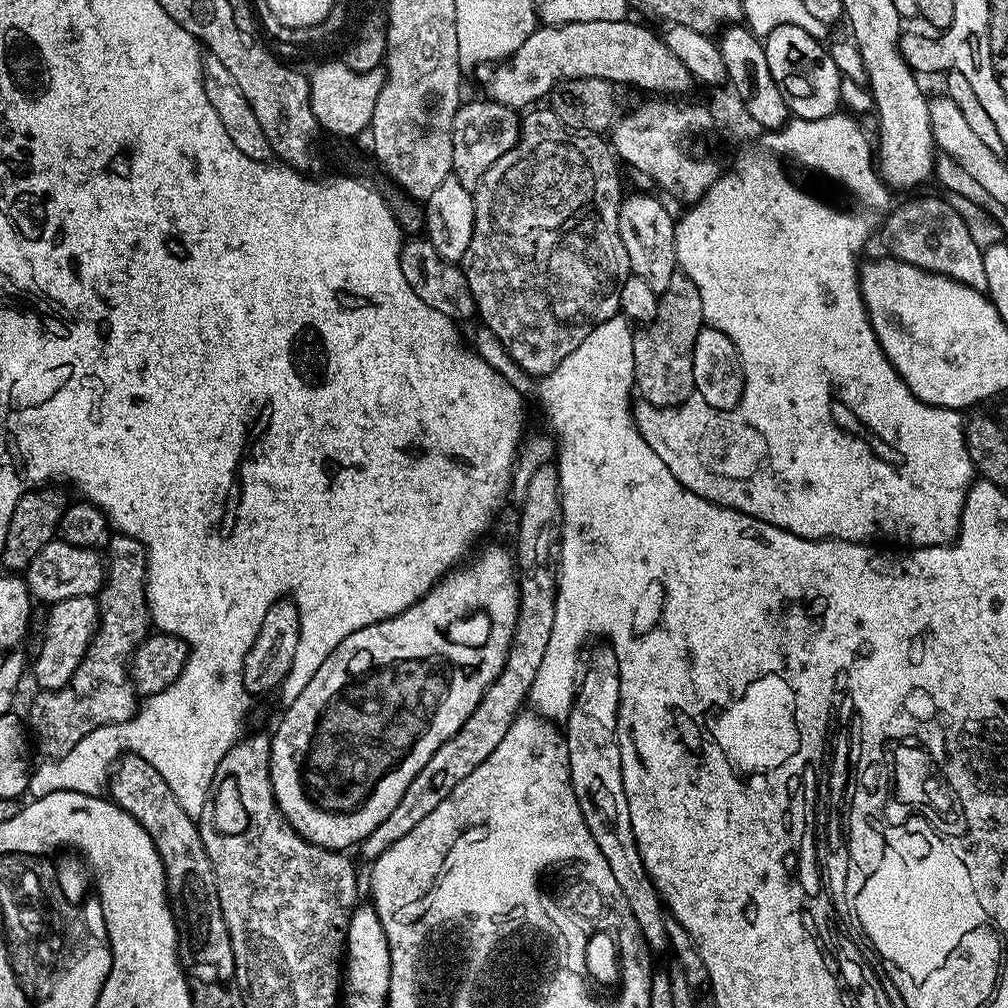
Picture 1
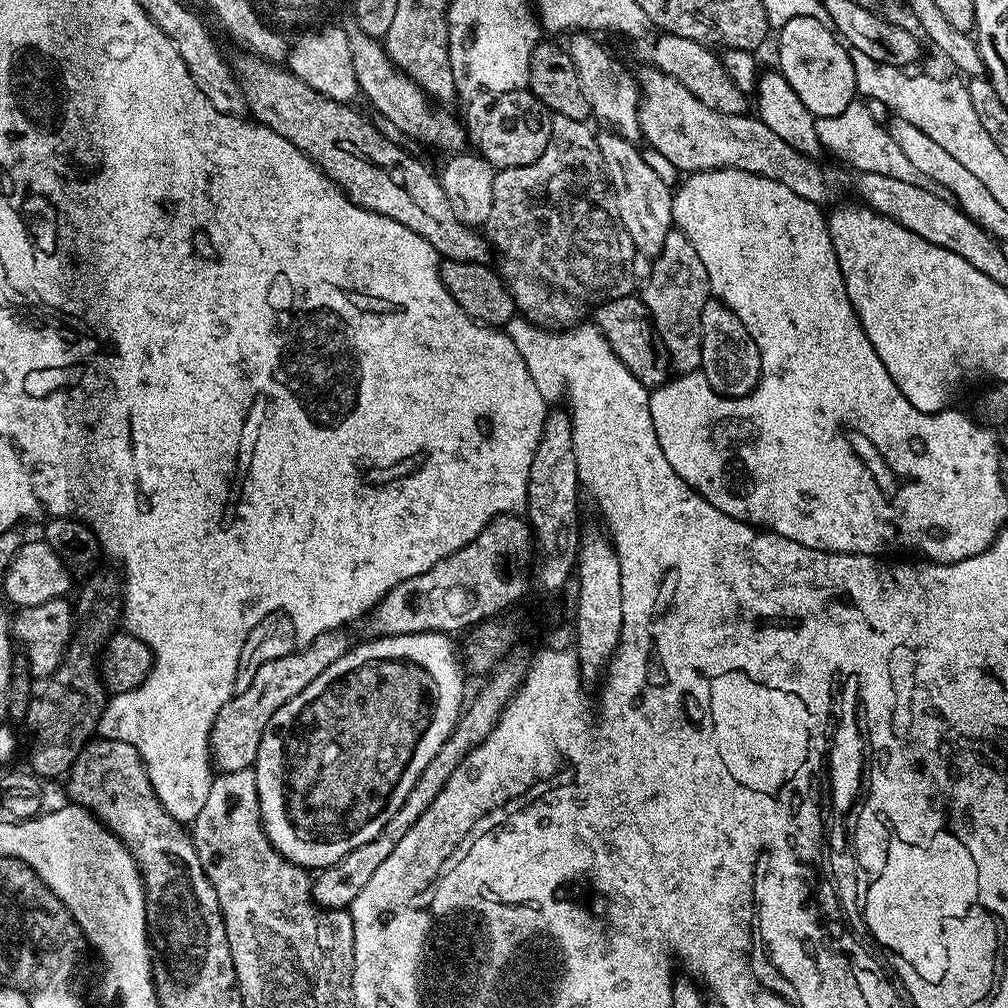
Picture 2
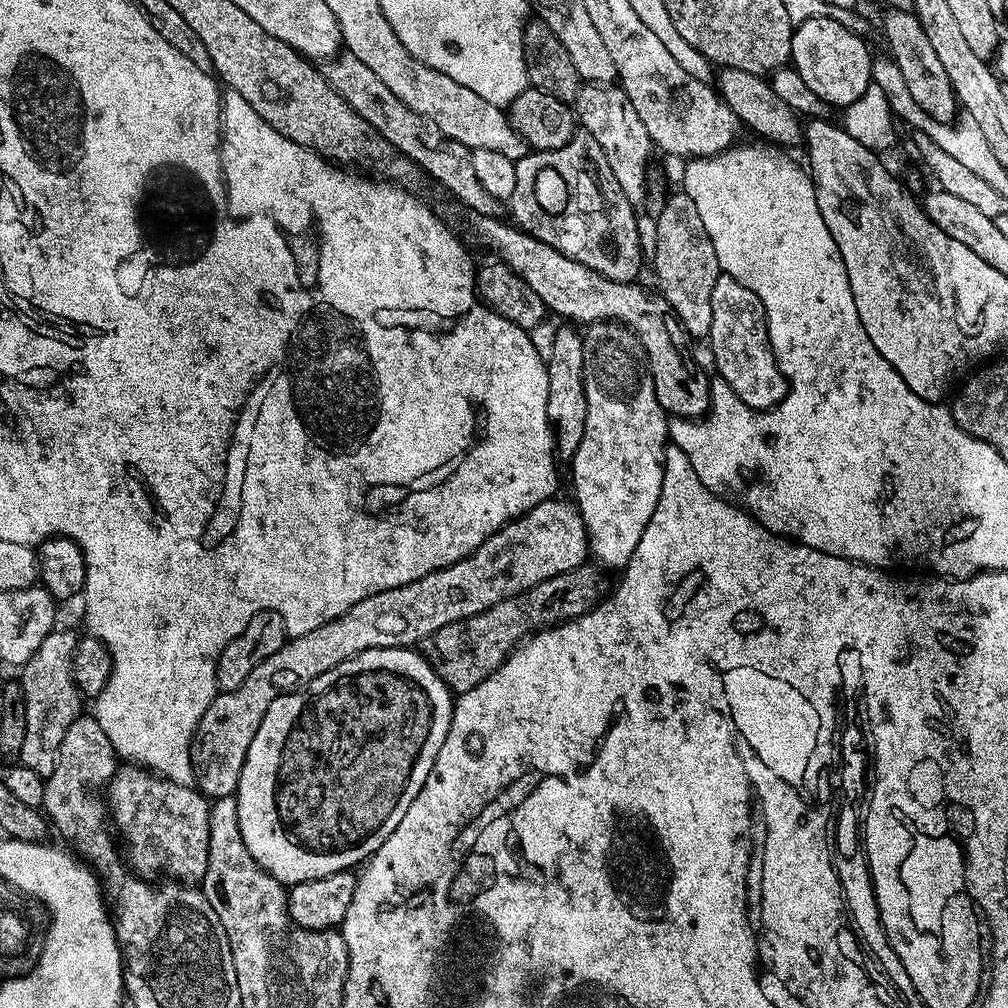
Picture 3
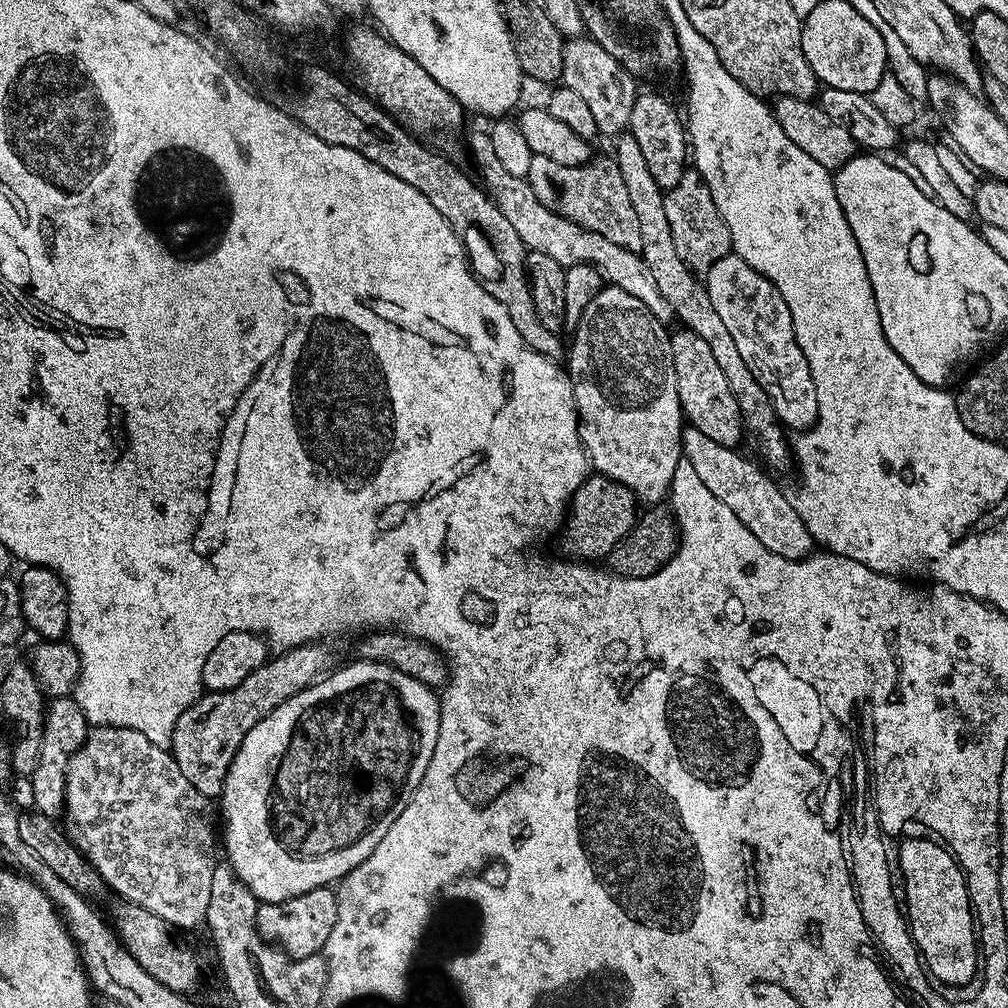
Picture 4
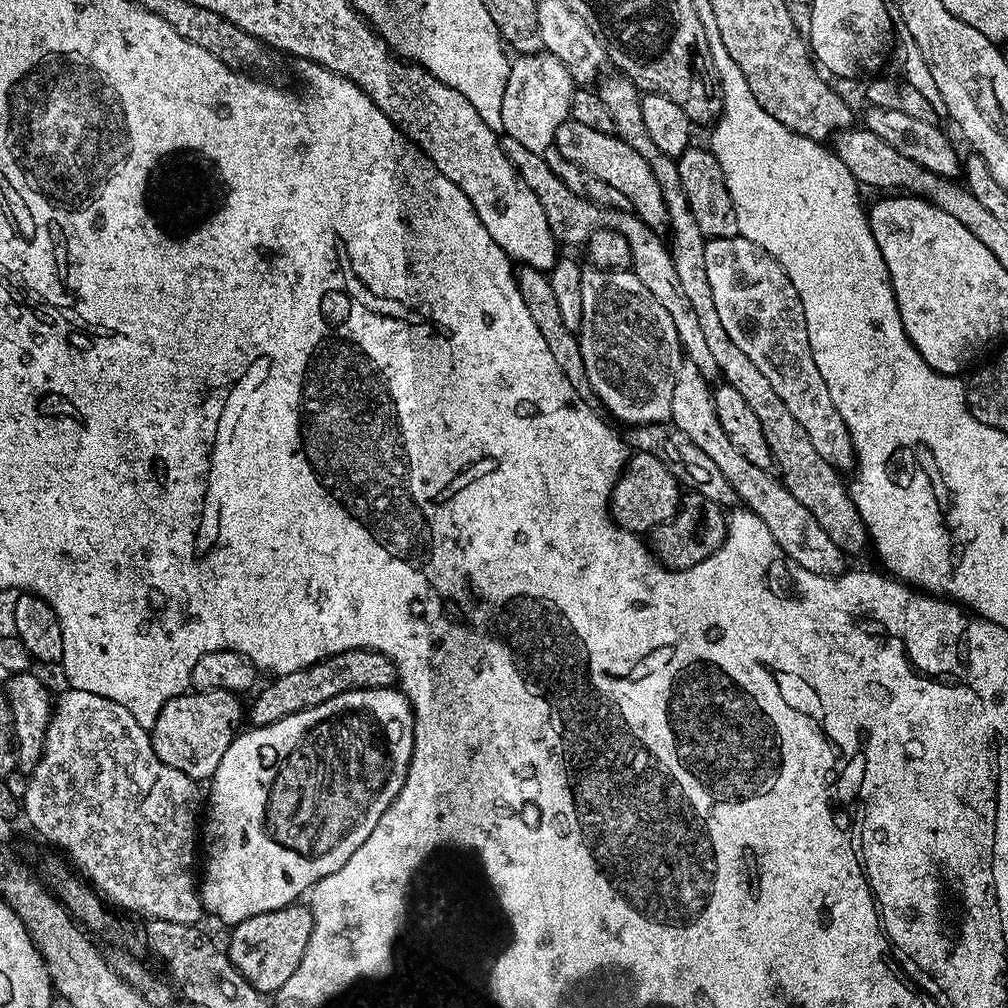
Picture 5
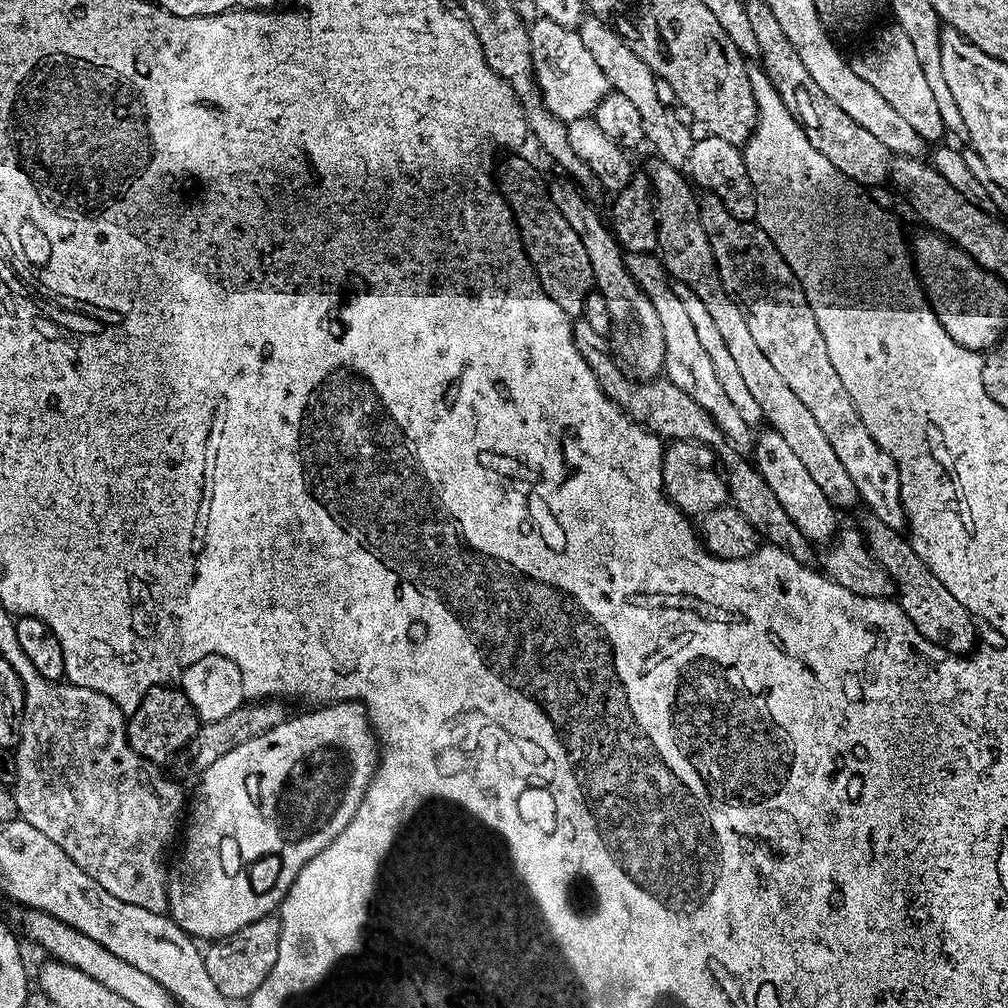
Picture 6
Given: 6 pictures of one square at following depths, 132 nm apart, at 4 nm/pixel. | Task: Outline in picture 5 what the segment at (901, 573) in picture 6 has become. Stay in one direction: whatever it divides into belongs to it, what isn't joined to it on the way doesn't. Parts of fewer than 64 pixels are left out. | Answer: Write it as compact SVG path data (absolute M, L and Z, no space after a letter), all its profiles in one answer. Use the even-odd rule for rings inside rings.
M678 166L675 168L656 168L654 178L658 178L658 186L662 186L662 198L666 202L668 211L668 228L672 232L670 236L670 251L674 270L678 270L678 282L682 282L682 292L686 298L690 298L690 307L694 315L698 317L698 323L702 325L702 334L706 338L706 346L712 351L714 362L718 362L718 370L723 383L734 386L742 398L746 398L750 410L754 410L758 422L762 425L762 434L766 438L766 446L770 446L772 463L784 489L814 518L818 518L818 526L834 538L834 542L845 554L860 552L869 547L868 531L858 514L858 510L852 501L852 493L847 483L840 481L841 473L810 446L810 438L798 422L794 422L794 414L786 410L786 402L774 394L774 386L770 386L766 374L746 358L746 353L738 346L730 334L722 327L722 321L718 310L714 307L714 293L710 291L710 281L706 274L706 250L704 249L705 237L702 230L698 230L698 222L694 220L694 210L690 210L690 202L686 198L686 190L682 190L682 178L678 178Z

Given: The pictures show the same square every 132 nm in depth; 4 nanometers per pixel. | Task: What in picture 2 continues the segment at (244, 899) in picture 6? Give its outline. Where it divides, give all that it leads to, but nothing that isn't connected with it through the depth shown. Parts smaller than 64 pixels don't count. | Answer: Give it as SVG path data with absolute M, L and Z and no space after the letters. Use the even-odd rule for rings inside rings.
M423 632L422 634L402 634L401 636L378 636L365 639L365 644L349 647L348 653L334 666L322 670L302 694L290 698L286 706L274 710L274 718L266 722L266 730L262 734L262 742L258 746L255 770L258 782L258 802L260 803L260 821L264 824L264 833L275 848L290 862L300 865L305 870L319 870L337 864L350 850L358 850L366 842L378 838L382 826L398 814L398 806L402 806L404 794L414 790L414 782L426 770L426 762L438 754L442 742L454 730L456 721L460 718L462 705L465 703L464 676L458 648L452 645L453 637L442 632Z

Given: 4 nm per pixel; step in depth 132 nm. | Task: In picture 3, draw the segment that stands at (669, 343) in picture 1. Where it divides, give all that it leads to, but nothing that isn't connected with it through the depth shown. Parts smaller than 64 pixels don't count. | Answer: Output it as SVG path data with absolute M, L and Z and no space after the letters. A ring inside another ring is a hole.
M676 190L667 197L657 222L657 252L654 259L656 265L656 280L660 283L659 295L664 297L669 309L674 313L675 319L692 336L707 337L712 325L712 291L714 282L720 277L720 263L718 254L714 254L714 246L706 234L706 226L702 226L702 218L698 218L698 206L683 190Z

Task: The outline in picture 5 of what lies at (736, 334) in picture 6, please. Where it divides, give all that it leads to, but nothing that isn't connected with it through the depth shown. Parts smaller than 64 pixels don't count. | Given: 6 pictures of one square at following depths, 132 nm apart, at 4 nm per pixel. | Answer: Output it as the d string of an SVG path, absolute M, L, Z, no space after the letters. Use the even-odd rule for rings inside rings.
M569 118L562 122L562 126L558 126L554 148L560 152L564 160L576 165L591 179L593 176L593 181L618 190L618 194L622 194L622 198L628 200L628 208L639 220L646 222L646 226L659 233L668 228L668 211L662 198L662 186L658 186L658 178L654 178L650 162L646 162L642 154L638 154L633 146L628 145L618 135L593 130L583 122Z

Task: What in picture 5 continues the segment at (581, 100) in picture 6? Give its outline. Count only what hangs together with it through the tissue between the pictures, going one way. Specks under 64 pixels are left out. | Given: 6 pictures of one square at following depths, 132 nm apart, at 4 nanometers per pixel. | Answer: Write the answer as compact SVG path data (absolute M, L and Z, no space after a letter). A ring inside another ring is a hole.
M546 51L535 52L532 56L517 55L515 59L508 69L506 90L502 94L502 132L504 136L514 138L514 142L522 142L526 150L544 154L555 145L558 126L562 126L562 122L569 119L574 81L568 67Z

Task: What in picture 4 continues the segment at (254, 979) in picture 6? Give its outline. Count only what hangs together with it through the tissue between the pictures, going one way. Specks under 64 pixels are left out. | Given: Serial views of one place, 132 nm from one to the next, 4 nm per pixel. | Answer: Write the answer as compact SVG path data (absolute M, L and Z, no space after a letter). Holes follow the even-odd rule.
M318 886L306 894L298 894L284 900L280 904L261 903L256 910L256 931L269 942L275 942L283 948L293 960L301 960L307 956L323 953L326 942L330 938L330 930L334 930L334 922L338 922L338 902L336 893L331 887Z

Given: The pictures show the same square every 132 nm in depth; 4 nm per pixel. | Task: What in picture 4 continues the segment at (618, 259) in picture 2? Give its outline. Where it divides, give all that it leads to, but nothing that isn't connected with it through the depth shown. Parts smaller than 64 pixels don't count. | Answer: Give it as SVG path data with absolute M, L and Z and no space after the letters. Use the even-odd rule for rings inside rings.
M537 156L532 161L530 183L536 197L548 207L555 208L561 216L572 220L586 230L597 232L602 238L606 238L626 250L639 252L642 238L638 234L638 217L634 214L634 206L630 206L630 193L626 191L626 182L622 178L615 159L599 160L599 158L593 158L588 163L578 166L558 166L558 162L550 162L550 158Z

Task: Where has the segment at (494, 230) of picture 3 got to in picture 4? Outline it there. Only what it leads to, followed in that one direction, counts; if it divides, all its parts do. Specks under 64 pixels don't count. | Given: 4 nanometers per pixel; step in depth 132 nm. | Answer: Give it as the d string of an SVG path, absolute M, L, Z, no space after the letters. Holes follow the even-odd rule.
M681 327L680 332L673 331L672 357L674 358L674 378L678 382L678 402L684 411L685 421L696 428L706 438L718 442L727 448L736 448L739 445L740 435L745 435L744 420L740 417L738 402L722 375L722 369L714 354L710 354L710 346L698 338L698 334L689 328Z

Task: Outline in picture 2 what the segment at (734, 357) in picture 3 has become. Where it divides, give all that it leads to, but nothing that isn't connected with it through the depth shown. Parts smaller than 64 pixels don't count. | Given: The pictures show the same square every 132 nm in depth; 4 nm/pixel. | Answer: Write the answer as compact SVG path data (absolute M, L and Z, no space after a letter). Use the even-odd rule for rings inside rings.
M710 298L700 315L700 345L702 362L699 371L702 379L715 390L719 396L739 398L749 396L760 380L760 355L758 346L750 338L746 326L725 304Z

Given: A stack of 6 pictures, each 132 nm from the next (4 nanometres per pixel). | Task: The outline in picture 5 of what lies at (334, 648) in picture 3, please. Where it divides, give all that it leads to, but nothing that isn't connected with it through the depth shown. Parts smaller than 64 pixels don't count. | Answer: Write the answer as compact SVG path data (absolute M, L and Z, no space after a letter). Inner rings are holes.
M636 452L612 487L610 515L616 527L633 534L651 533L653 528L675 516L679 510L682 499L679 483L677 473L664 461L649 452ZM209 688L207 690L189 690L183 696L170 698L162 706L154 726L150 729L154 754L166 762L166 766L174 766L174 770L182 770L191 780L197 782L211 781L213 774L218 770L218 762L222 762L222 754L232 745L241 731L242 725L242 704L241 697L235 692L226 692L222 688Z

